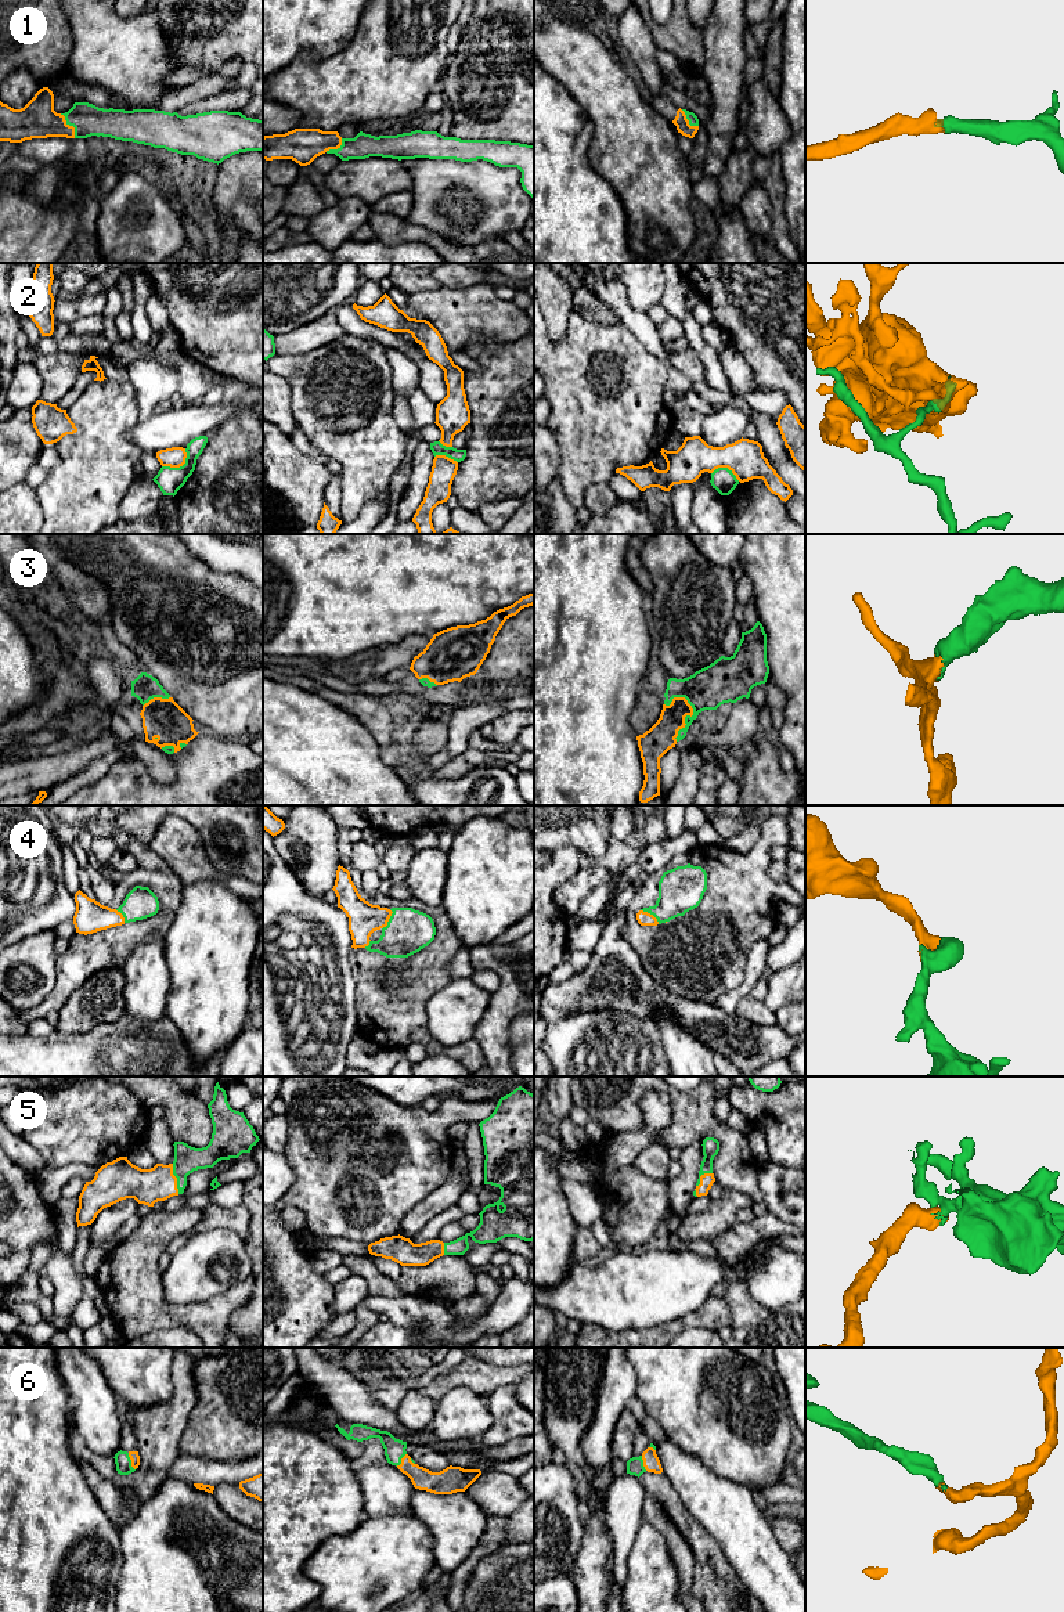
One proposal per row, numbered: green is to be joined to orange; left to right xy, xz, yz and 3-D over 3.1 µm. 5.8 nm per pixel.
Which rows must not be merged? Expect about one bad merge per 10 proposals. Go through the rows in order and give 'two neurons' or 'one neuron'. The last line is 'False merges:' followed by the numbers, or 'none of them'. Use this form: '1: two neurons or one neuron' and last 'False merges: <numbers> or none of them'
1: one neuron
2: two neurons
3: one neuron
4: one neuron
5: one neuron
6: one neuron
False merges: 2

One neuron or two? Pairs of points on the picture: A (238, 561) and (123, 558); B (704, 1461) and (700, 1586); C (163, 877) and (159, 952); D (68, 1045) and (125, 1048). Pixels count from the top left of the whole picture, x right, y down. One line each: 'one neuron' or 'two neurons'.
A: two neurons
B: two neurons
C: two neurons
D: one neuron

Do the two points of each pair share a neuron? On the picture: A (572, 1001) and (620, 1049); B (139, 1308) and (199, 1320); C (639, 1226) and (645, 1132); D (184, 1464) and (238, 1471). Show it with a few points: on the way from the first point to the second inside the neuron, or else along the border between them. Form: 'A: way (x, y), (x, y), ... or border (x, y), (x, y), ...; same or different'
A: border (615, 1010), (579, 1010), (551, 1023); different
B: way (154, 1313), (184, 1316); same
C: way (639, 1203), (639, 1193), (630, 1183), (630, 1156); same
D: way (198, 1470), (224, 1471); same

